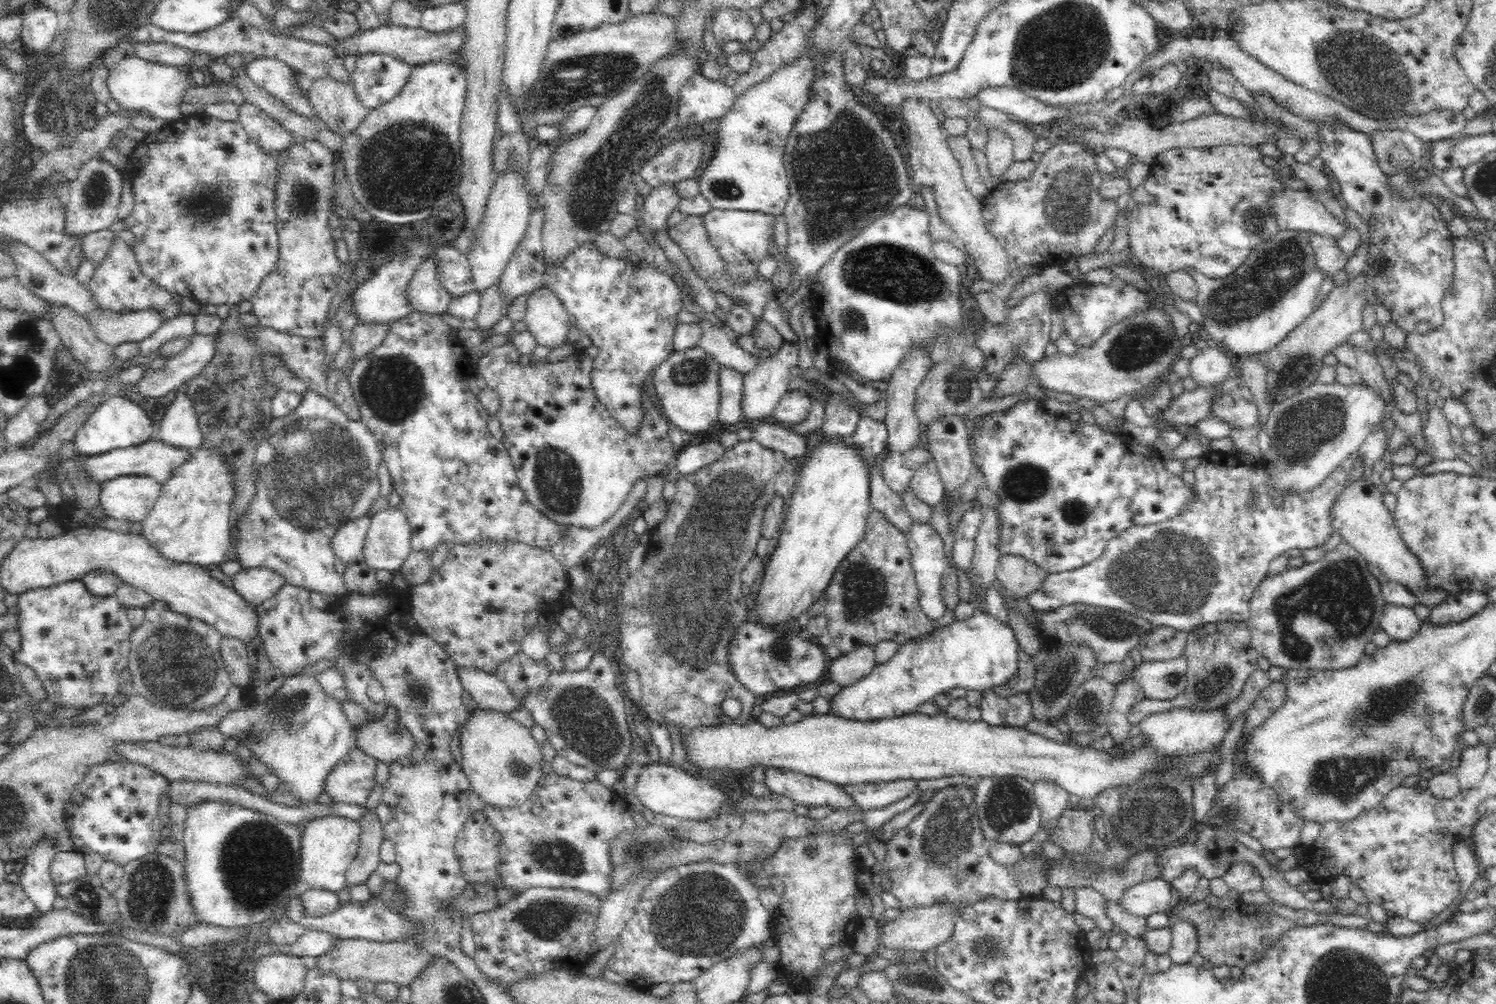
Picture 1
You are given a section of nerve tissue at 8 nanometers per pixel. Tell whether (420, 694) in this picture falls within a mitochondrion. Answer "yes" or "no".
yes

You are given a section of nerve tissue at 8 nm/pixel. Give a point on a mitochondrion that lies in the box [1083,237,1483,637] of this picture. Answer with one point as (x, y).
(1174, 573)

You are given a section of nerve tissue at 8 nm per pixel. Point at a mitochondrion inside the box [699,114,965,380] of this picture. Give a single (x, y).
(886, 270)

